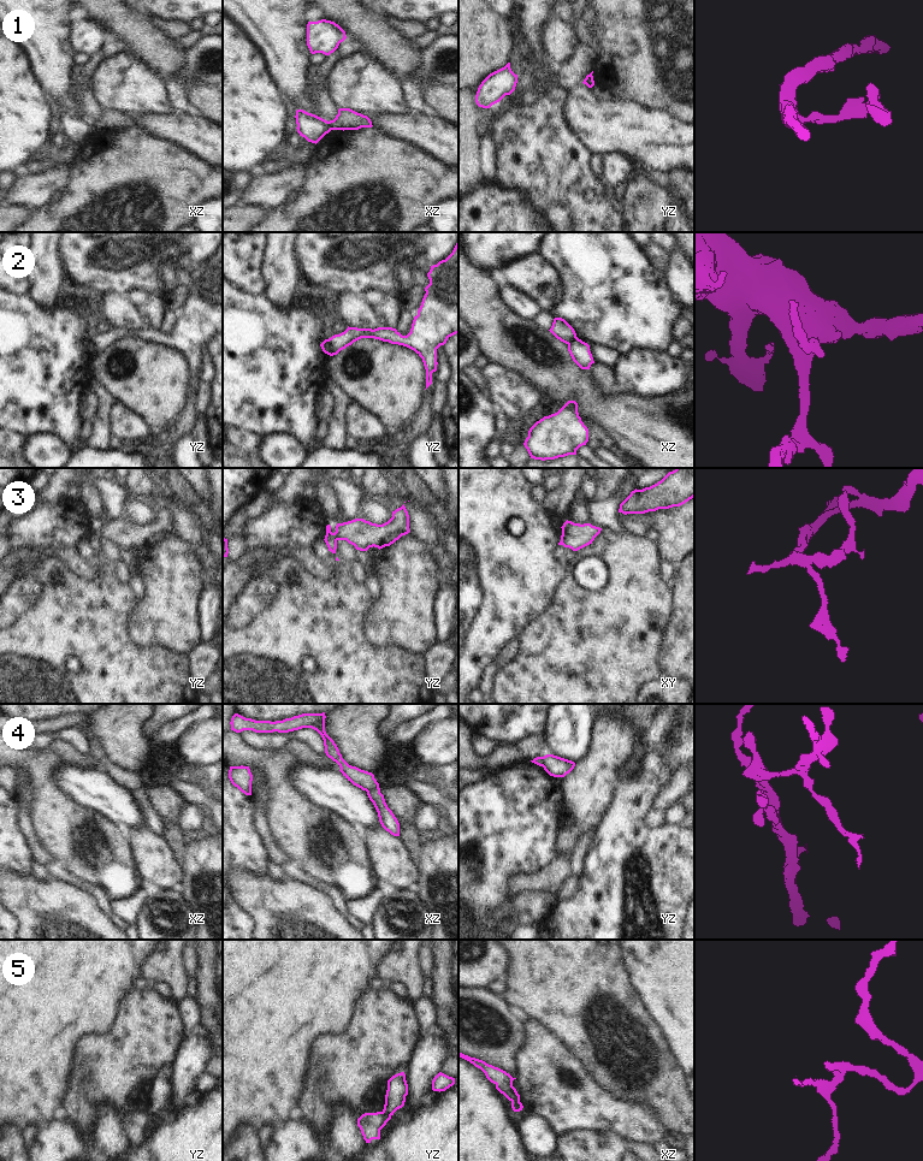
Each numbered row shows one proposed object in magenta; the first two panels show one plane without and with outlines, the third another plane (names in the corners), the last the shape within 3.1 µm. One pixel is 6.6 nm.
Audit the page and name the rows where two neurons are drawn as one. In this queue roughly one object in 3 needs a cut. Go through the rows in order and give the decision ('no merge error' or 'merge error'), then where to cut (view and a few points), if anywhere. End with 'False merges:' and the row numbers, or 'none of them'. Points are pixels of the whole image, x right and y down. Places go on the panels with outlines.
1: merge error; cut xz (327, 122), (331, 129)
2: merge error; cut yz (326, 339), (330, 354)
3: no merge error; cut none
4: merge error; cut xz (378, 787), (367, 792)
5: merge error; cut yz (383, 1111), (390, 1117)
False merges: 1, 2, 4, 5

